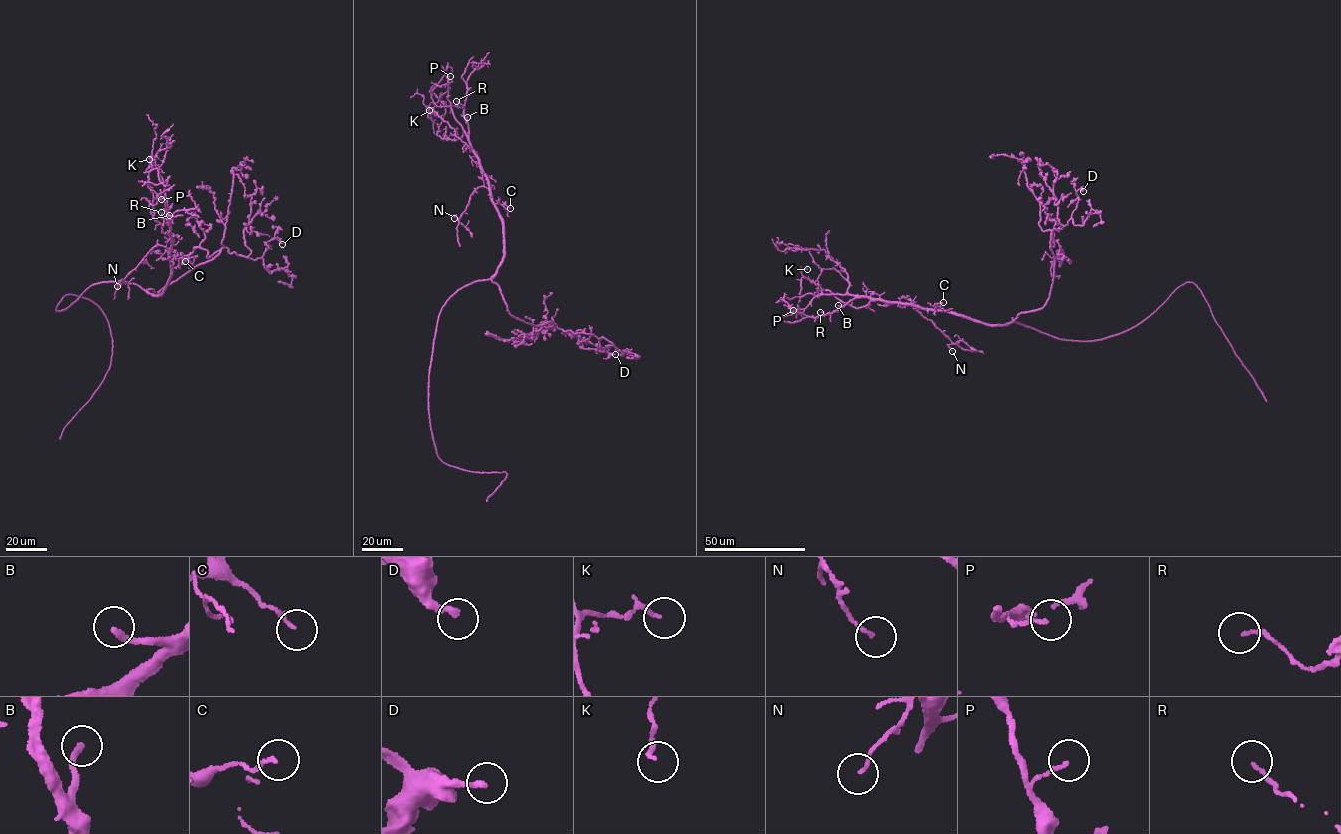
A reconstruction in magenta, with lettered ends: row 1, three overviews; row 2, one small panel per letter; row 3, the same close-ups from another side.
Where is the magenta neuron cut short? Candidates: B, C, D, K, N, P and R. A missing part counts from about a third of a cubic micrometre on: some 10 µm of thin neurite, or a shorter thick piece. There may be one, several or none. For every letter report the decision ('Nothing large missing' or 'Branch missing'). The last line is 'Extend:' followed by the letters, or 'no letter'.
B: Branch missing
C: Branch missing
D: Nothing large missing
K: Nothing large missing
N: Nothing large missing
P: Nothing large missing
R: Nothing large missing
Extend: B, C

